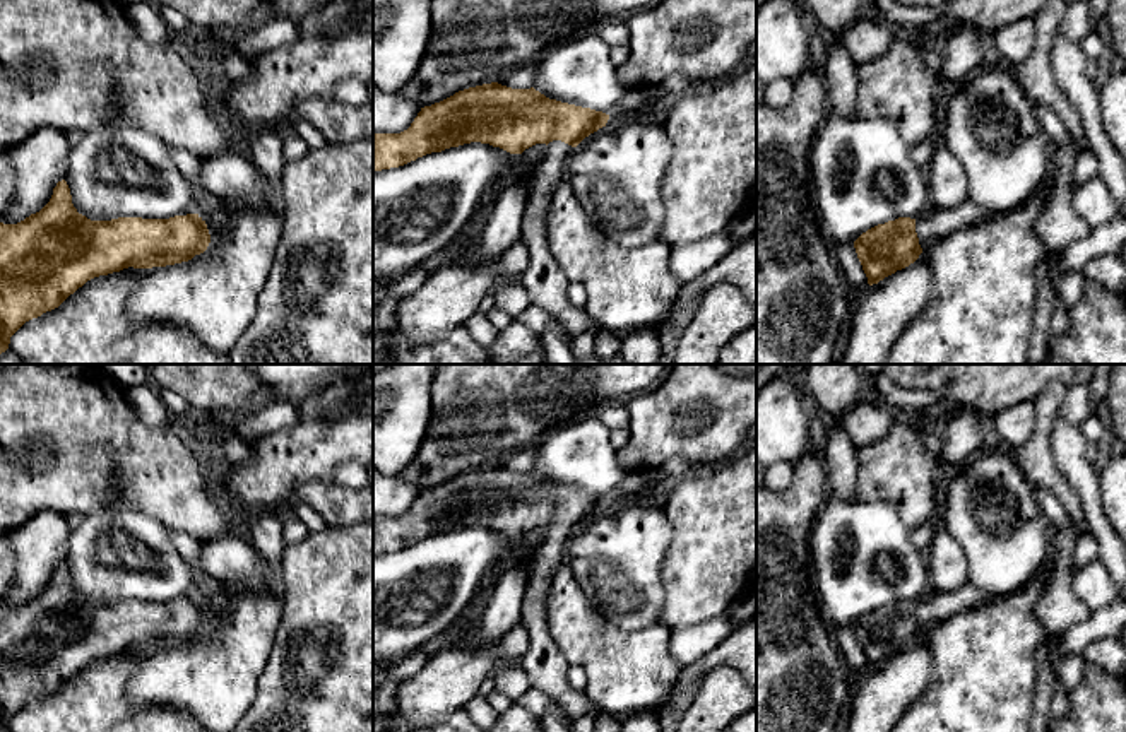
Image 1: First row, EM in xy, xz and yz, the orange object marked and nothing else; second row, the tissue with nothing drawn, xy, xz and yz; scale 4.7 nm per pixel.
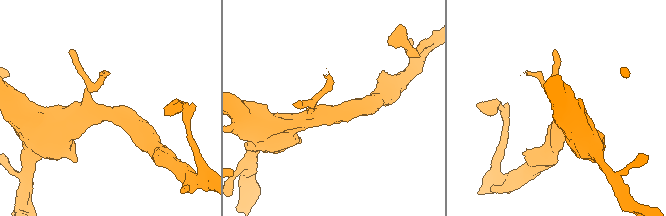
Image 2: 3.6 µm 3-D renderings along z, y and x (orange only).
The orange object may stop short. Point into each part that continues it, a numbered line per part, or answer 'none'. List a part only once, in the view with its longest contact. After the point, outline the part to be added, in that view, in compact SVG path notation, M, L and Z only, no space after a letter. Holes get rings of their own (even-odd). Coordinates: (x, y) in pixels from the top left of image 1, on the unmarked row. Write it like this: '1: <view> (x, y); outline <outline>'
1: yz (940, 606); outline M970 581L955 592L934 592L929 599L916 602L919 628L926 635L934 623L993 599L994 595Z

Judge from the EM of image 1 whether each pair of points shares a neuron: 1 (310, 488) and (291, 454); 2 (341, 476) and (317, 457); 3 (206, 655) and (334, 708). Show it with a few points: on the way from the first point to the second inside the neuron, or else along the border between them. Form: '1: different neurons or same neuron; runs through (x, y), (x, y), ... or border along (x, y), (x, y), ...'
1: different neurons; border along (329, 486), (319, 481), (303, 481), (293, 498)
2: different neurons; border along (355, 460), (343, 462), (332, 472), (329, 484)
3: different neurons; border along (274, 638), (257, 695), (243, 714)

